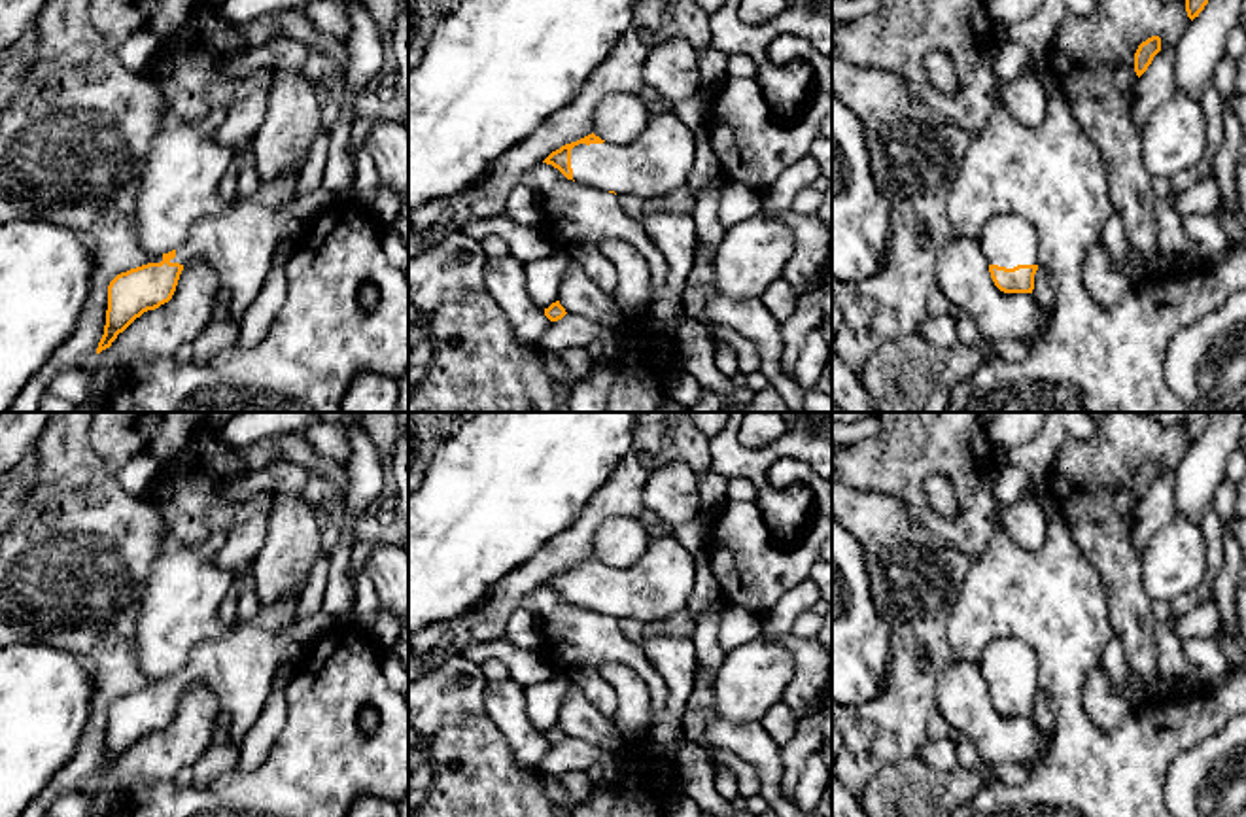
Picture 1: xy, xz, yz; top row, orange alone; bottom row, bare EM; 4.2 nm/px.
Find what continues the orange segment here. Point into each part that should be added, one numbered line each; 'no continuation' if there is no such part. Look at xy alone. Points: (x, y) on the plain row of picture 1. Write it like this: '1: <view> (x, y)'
1: xy (239, 668)

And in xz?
1: xz (658, 585)

